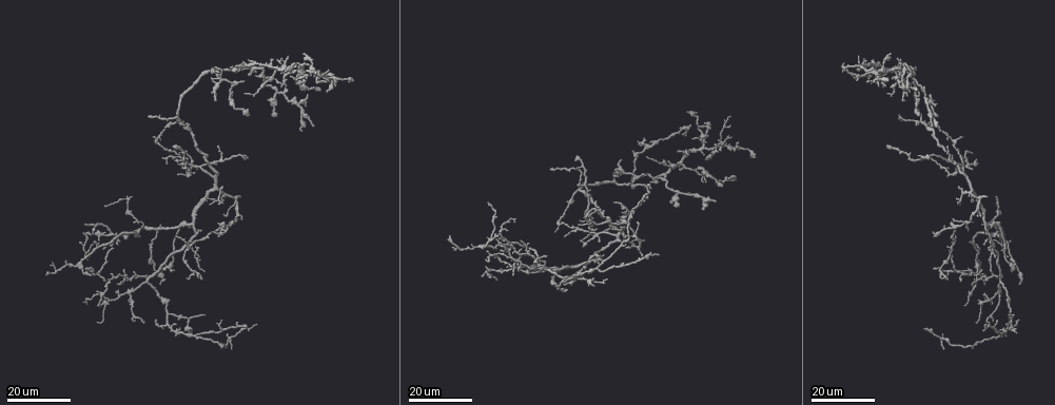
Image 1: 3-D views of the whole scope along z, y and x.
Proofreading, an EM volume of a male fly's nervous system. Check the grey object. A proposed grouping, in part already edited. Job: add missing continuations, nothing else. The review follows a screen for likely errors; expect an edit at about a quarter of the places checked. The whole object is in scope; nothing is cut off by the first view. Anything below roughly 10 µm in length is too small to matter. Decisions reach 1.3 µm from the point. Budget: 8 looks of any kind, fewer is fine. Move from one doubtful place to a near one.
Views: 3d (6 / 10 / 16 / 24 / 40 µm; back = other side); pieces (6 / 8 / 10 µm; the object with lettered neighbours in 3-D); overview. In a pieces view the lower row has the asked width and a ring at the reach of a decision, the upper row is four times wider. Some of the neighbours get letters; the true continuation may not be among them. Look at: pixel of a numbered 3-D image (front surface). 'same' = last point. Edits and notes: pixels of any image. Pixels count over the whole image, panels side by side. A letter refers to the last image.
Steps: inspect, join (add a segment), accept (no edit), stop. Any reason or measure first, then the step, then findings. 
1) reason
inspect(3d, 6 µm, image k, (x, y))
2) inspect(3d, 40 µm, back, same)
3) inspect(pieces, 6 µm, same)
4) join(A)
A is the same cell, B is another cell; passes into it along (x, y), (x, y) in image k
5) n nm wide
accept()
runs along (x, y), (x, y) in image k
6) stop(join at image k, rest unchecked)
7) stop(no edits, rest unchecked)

long arm stops here
inspect(3d, 24 µm, image 1, (327, 89))

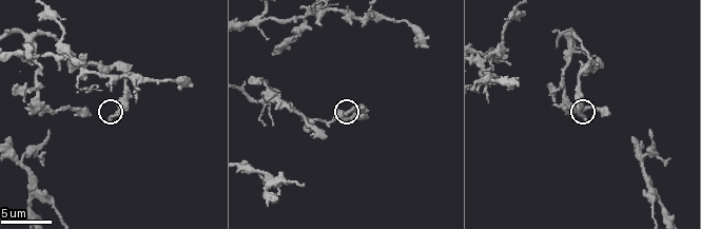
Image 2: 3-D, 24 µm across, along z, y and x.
inspect(pieces, 8 µm, image 2, (344, 114))

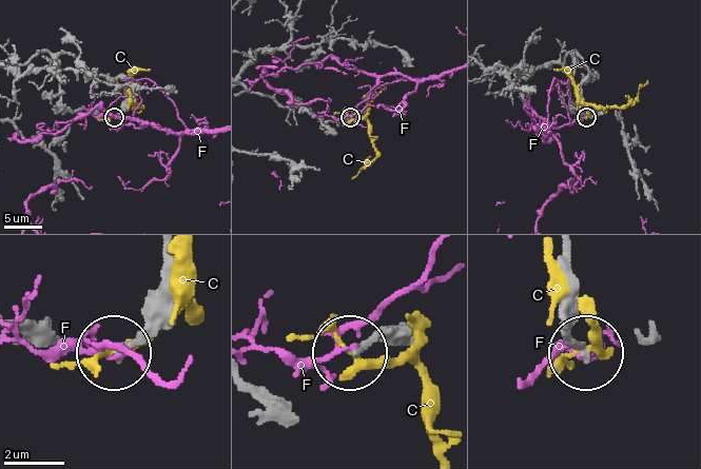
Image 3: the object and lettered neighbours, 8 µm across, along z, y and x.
220 nm wide
accept()
C and F are other cells; none of them fits

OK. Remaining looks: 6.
branch stops here
inspect(pieces, 10 µm, image 2, (303, 183))

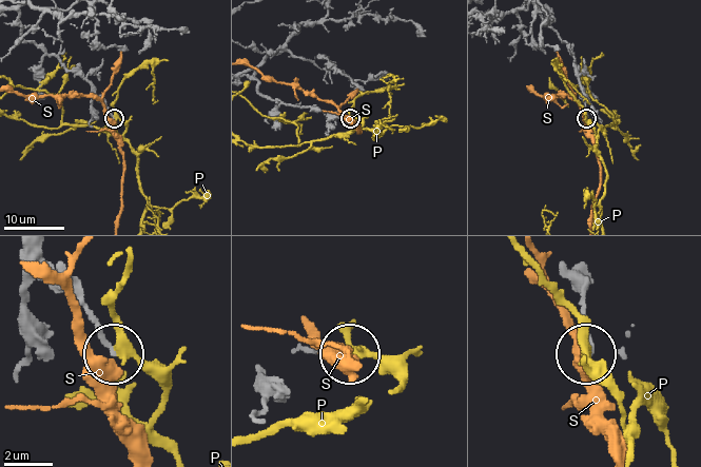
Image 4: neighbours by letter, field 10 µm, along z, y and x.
accept()
P and S are other cells; runs along (33, 254), (110, 349) in image 4; none of them fits

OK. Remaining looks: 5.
free end
inspect(3d, 24 µm, image 1, (986, 195))

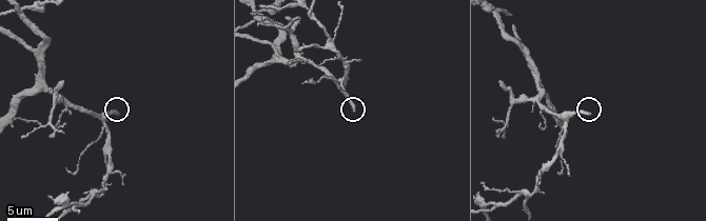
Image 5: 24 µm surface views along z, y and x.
inspect(pieces, 6 µm, image 5, (588, 114))

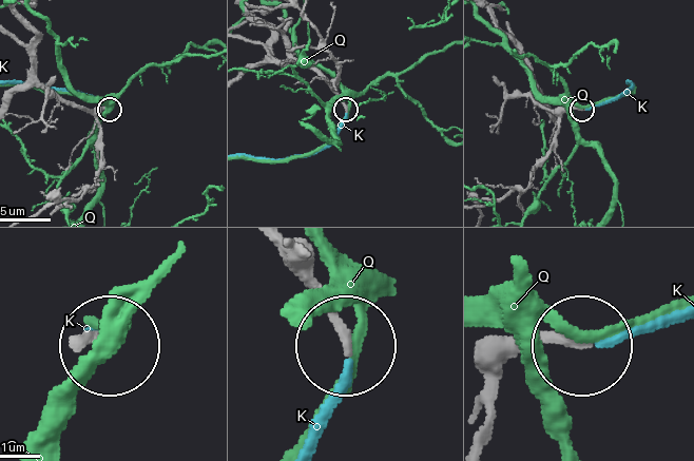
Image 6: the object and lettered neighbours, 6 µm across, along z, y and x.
220 nm wide
join(K)
K is the same cell, Q is another cell; it goes on there

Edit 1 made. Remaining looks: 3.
inspect(overview)

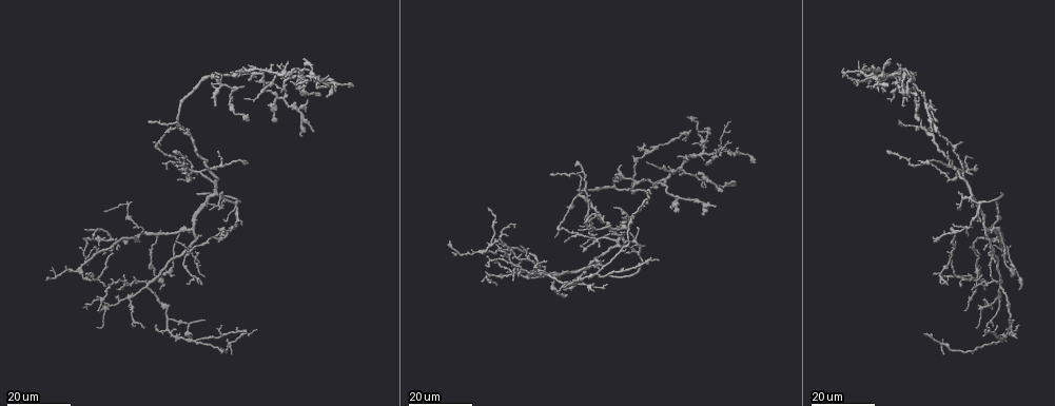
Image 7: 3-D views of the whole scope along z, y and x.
an open end
inspect(3d, 16 µm, image 7, (221, 193))

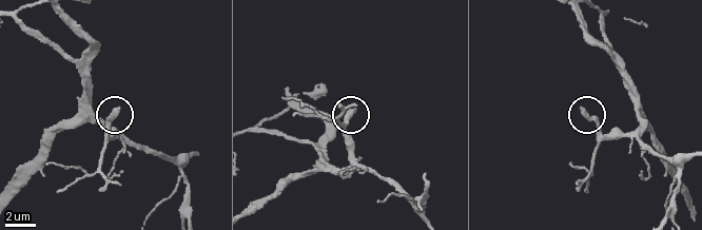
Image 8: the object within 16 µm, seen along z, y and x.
inspect(pieces, 8 µm, image 8, (582, 110))

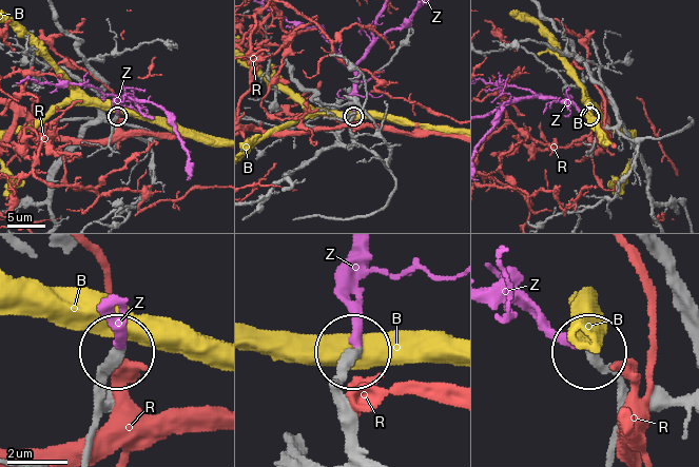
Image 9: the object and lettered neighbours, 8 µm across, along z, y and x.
join(Z)
Z is the same cell, B and R are other cells; passes into it along (607, 128), (571, 103), (535, 97), (506, 102), (496, 122) in image 9; the cell continues

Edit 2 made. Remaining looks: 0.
stop(join at image 6, join at image 9, rest unchecked)

